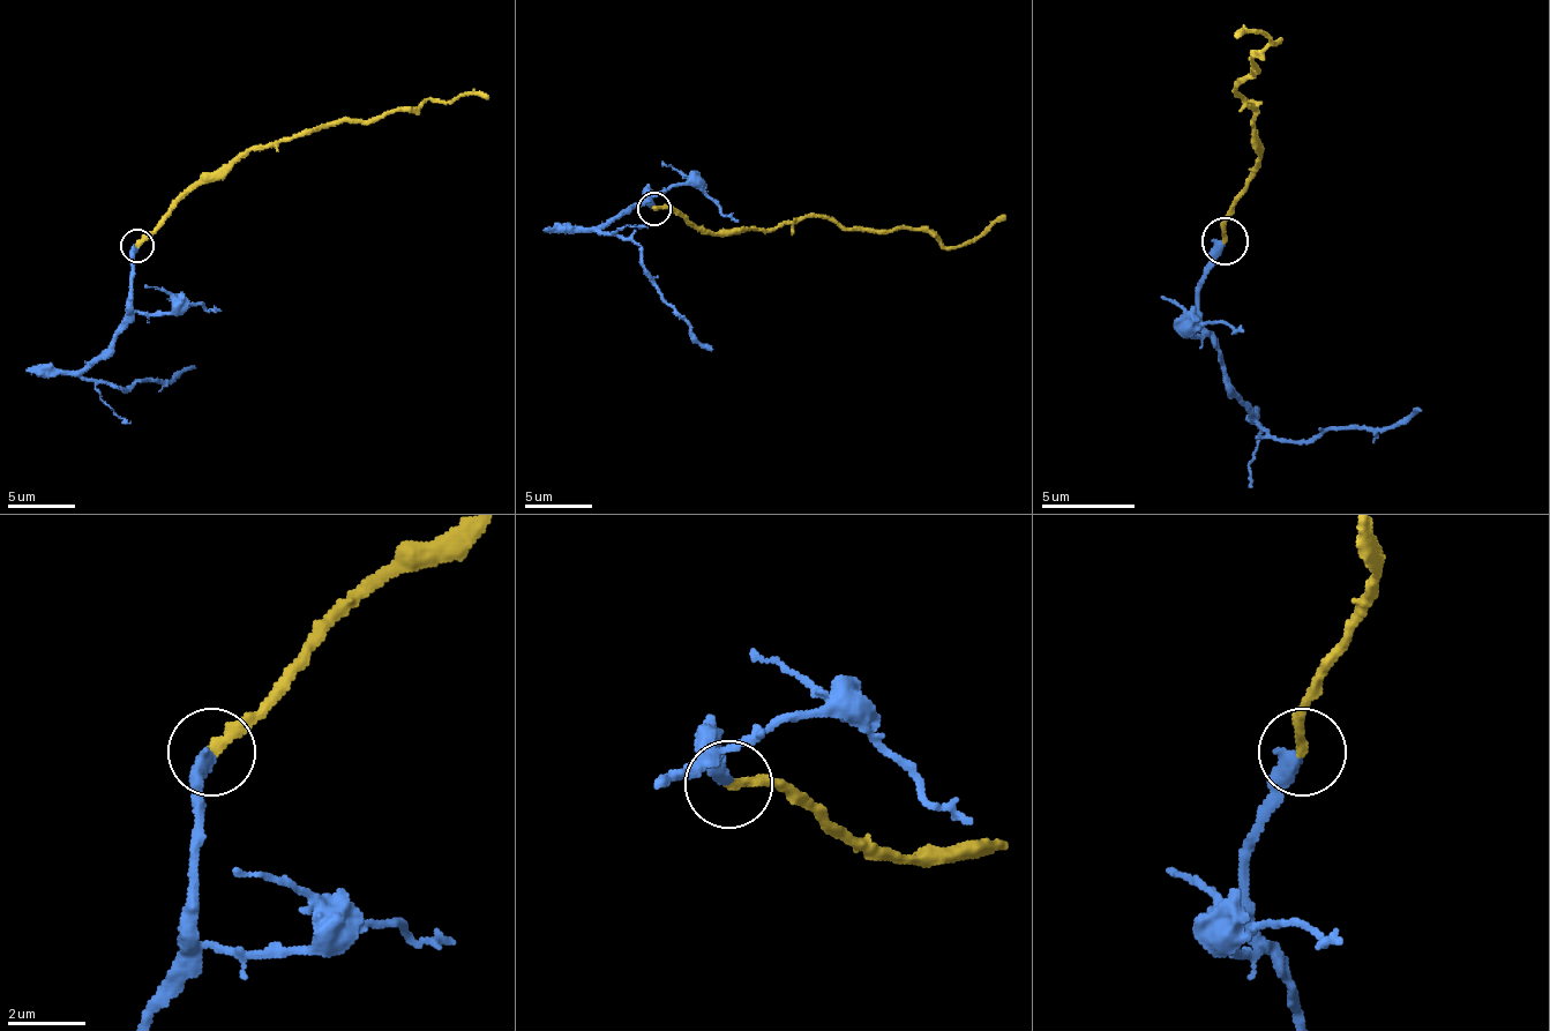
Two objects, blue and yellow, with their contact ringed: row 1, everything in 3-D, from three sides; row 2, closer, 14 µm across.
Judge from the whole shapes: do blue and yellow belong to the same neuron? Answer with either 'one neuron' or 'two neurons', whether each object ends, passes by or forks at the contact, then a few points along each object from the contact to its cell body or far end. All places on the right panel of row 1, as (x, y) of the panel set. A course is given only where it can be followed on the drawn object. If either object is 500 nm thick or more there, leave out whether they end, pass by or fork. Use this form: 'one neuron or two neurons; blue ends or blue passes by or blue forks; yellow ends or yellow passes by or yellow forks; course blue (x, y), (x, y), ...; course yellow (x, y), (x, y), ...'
one neuron; blue ends; yellow ends; course blue (1226, 244), (1198, 291), (1198, 328), (1217, 351), (1221, 379), (1277, 439), (1333, 430), (1384, 430), (1421, 406); course yellow (1226, 239), (1258, 161), (1253, 110), (1235, 91), (1277, 40), (1235, 40)

